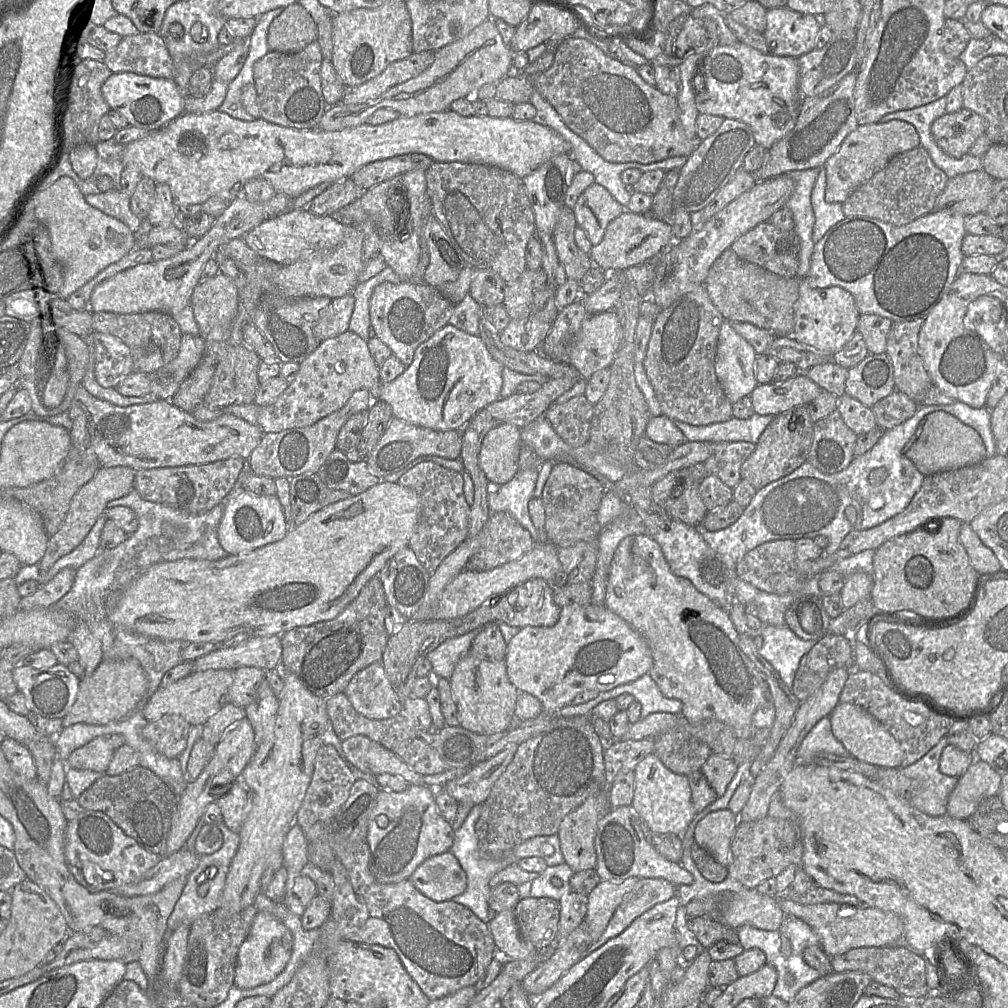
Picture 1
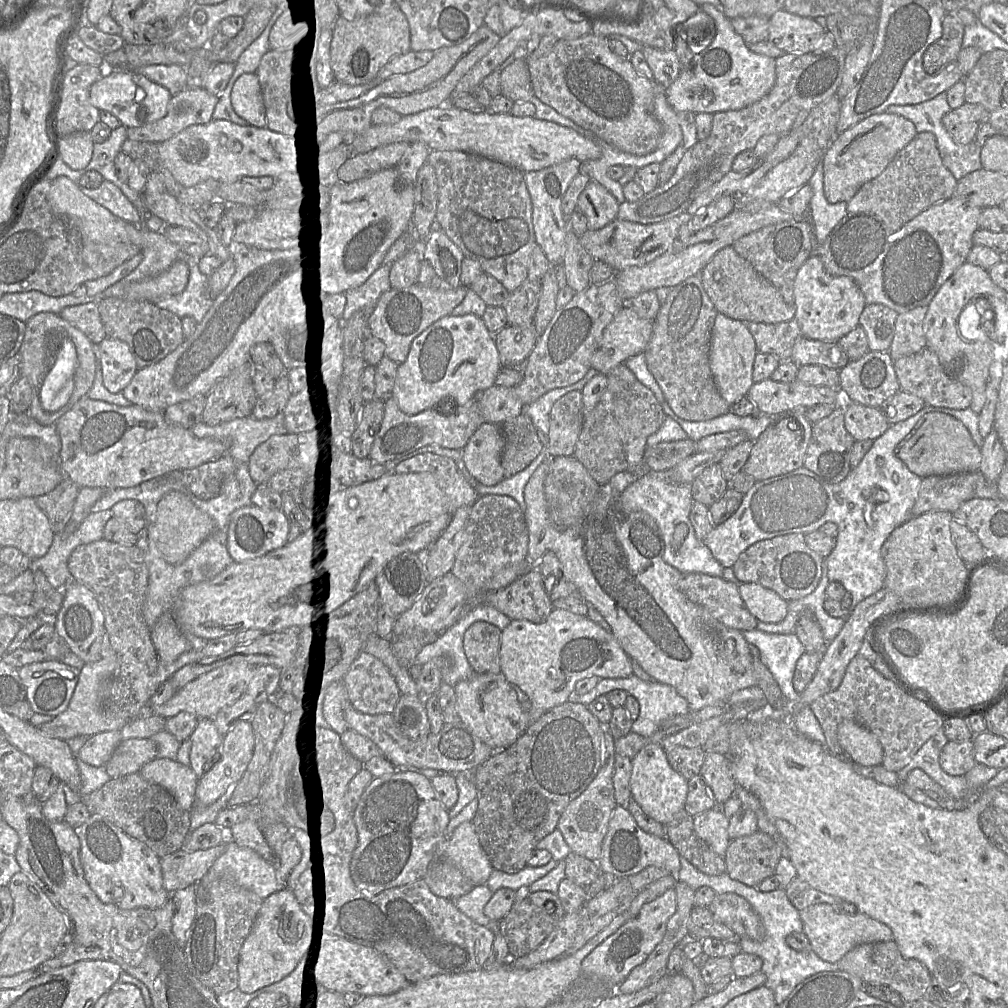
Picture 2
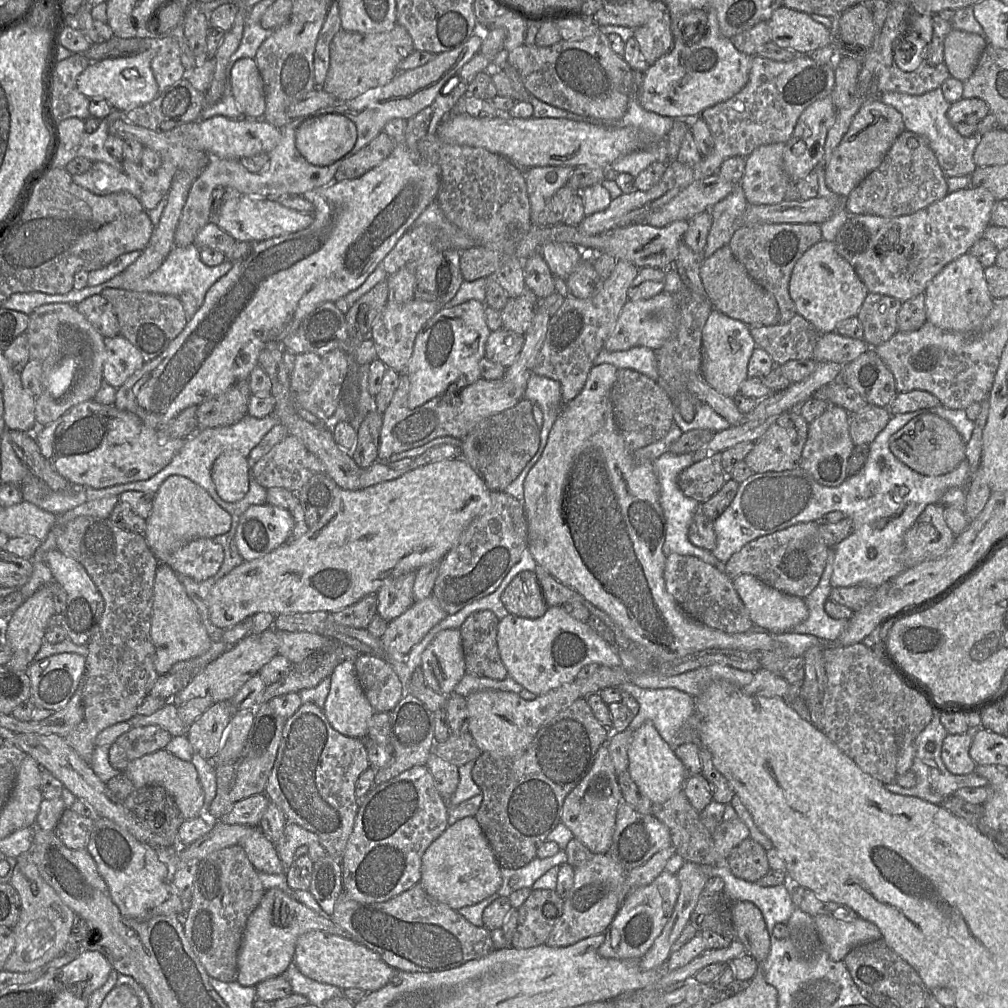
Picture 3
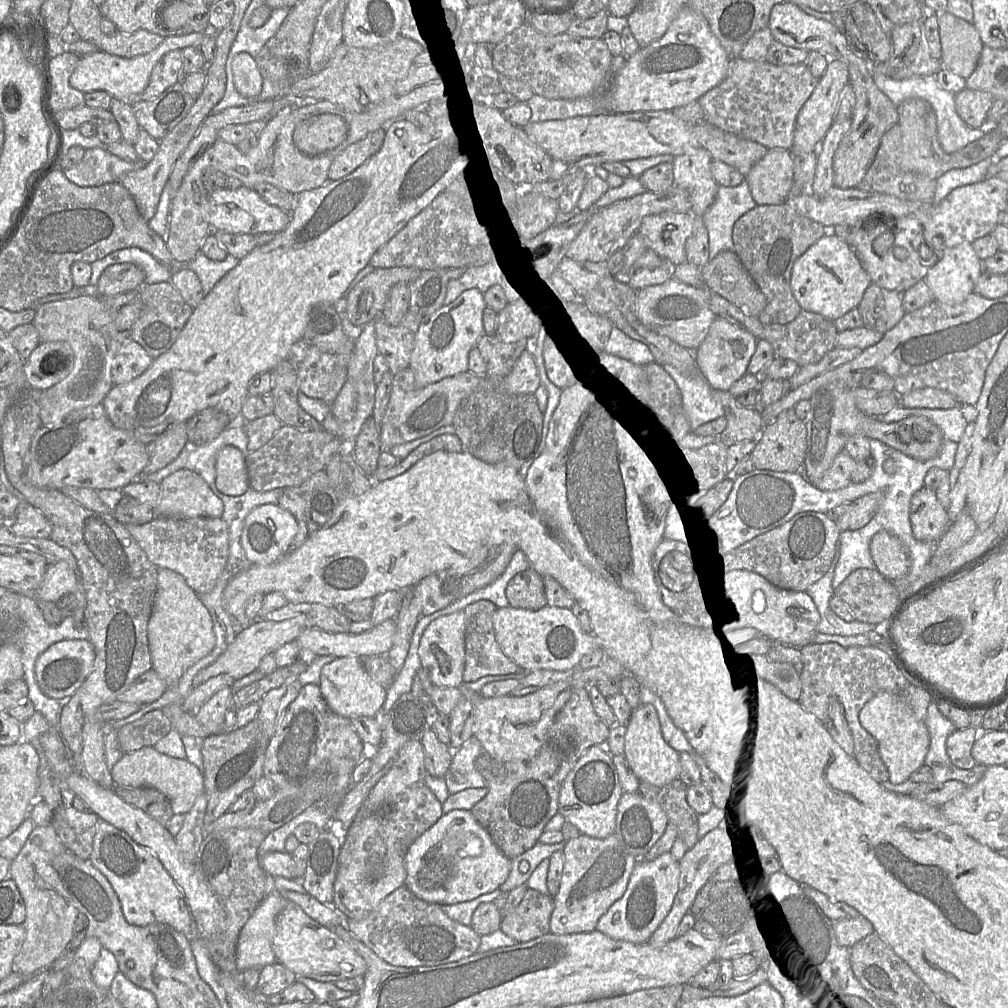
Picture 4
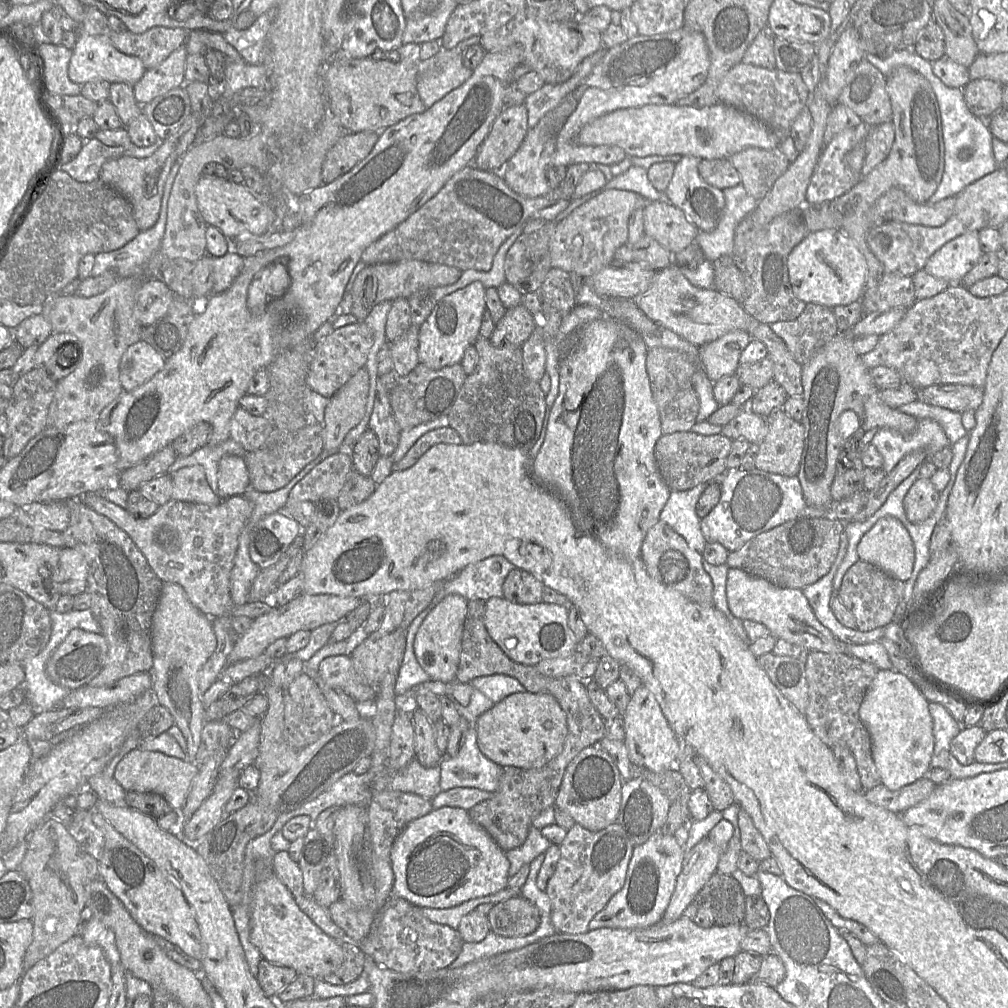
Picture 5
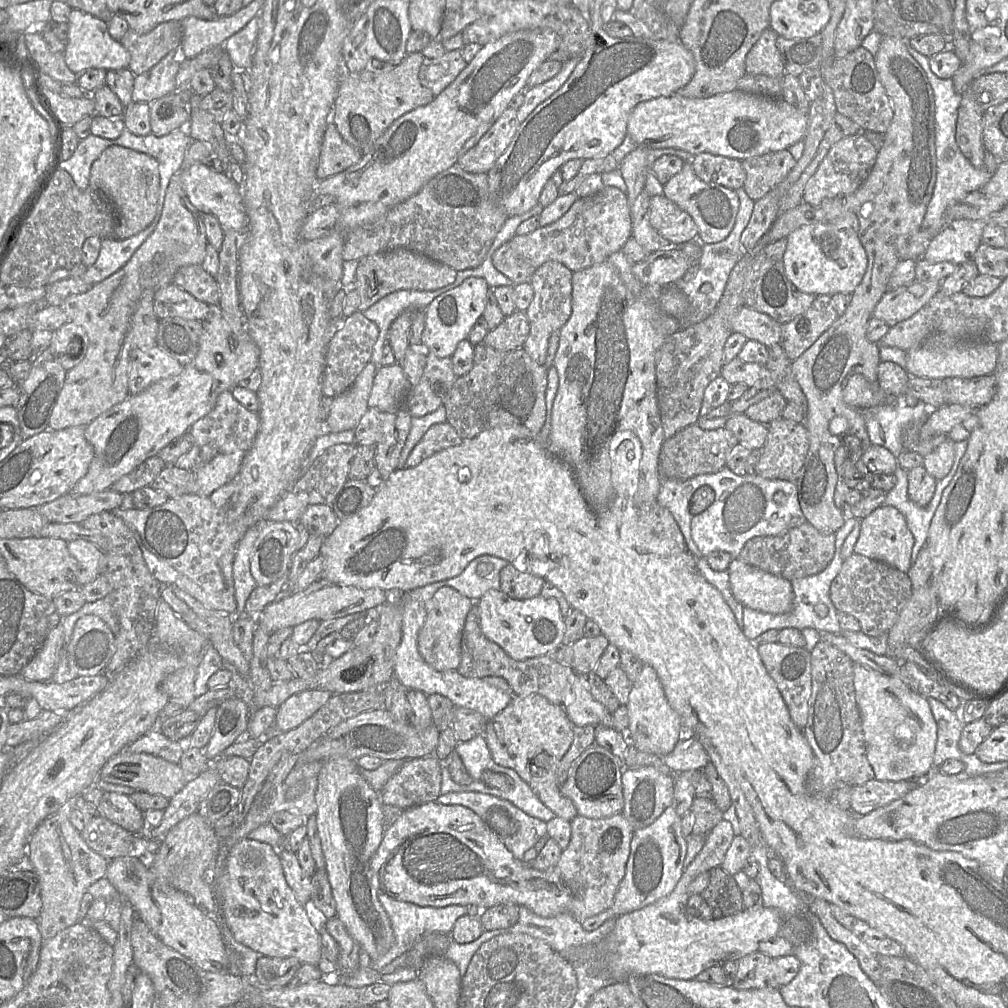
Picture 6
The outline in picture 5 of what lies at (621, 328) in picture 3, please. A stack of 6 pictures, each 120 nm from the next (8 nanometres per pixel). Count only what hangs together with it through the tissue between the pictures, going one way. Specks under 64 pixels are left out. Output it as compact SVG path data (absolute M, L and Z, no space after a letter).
M675 264L656 272L649 288L637 298L637 305L650 320L696 347L702 347L733 331L752 333L760 324L735 299L717 290L693 286Z

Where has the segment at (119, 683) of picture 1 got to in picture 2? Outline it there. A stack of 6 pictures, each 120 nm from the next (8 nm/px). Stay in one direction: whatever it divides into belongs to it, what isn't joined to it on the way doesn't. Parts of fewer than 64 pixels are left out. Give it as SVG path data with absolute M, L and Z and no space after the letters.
M106 631L102 637L101 658L96 662L85 663L80 671L78 682L67 709L55 716L51 721L36 727L39 731L51 738L69 740L76 736L92 736L94 734L112 730L121 730L129 720L109 719L105 716L102 707L102 688L104 683L112 677L117 669L117 655L111 646Z

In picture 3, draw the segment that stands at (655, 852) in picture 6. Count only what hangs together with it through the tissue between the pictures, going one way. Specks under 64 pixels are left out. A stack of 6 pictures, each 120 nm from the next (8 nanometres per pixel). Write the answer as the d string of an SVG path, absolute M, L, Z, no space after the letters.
M666 870L649 885L634 890L622 901L612 922L605 930L605 940L597 949L598 954L608 959L640 961L669 921L679 892L680 883L677 876Z

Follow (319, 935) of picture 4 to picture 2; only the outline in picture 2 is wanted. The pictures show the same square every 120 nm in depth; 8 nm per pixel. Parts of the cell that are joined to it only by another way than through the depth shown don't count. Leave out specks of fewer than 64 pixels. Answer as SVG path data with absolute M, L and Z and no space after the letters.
M333 934L317 939L308 947L305 965L308 972L323 983L328 993L356 993L363 999L383 998L395 995L411 984L379 952Z

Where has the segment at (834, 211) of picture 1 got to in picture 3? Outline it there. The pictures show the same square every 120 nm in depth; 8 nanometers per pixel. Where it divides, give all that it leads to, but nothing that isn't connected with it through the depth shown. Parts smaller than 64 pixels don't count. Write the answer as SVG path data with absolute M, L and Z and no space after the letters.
M819 166L815 171L819 182L818 196L828 199L835 207L833 215L820 224L822 239L827 241L835 241L839 230L850 216L846 209L847 198L836 195L827 187L824 167Z

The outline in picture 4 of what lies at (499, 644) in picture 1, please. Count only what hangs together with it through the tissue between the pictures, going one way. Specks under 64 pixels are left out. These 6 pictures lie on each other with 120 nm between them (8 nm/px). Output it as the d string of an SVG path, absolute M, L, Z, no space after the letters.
M481 599L466 606L465 613L465 667L464 682L473 682L487 675L502 675L521 671L519 666L508 658L495 639L493 614L497 607L489 600Z

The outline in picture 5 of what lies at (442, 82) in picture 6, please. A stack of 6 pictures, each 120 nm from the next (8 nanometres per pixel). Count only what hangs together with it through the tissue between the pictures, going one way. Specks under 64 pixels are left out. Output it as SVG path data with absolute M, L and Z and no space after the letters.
M442 49L435 56L421 61L417 90L426 108L433 106L452 90L461 86L473 70L464 66L461 50Z

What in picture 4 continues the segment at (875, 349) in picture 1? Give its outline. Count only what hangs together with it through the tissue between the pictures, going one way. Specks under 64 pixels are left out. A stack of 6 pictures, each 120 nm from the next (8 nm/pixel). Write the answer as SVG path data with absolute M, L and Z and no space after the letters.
M871 283L858 306L863 326L886 333L906 314L903 308L904 291L887 290Z

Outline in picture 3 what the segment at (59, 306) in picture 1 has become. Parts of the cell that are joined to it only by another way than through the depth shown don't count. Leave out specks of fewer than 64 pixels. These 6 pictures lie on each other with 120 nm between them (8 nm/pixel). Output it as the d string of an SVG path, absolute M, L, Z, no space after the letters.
M101 294L92 295L75 307L104 338L119 335L119 323L113 307Z

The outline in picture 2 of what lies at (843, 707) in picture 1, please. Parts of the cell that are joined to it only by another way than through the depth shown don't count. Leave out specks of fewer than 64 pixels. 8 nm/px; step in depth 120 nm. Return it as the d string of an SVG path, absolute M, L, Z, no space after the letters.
M852 719L843 720L837 729L838 742L846 757L862 766L881 765L883 747L877 736Z

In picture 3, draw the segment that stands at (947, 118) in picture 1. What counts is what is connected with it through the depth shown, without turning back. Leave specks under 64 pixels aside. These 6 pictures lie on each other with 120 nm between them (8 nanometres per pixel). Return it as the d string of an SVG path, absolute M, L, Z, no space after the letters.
M962 97L951 103L947 117L962 136L971 137L979 133L979 125L989 112L989 106L984 100Z

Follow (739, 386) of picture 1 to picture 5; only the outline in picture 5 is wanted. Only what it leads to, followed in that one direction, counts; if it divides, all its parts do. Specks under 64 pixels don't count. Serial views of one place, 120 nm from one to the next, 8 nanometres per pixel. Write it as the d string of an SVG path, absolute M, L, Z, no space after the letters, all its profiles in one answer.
M733 331L699 349L699 364L713 383L722 377L735 375L739 357L751 341L744 331Z

